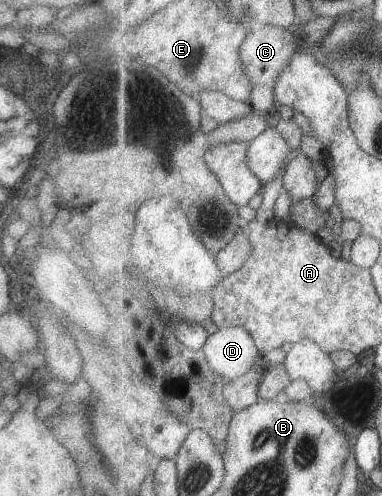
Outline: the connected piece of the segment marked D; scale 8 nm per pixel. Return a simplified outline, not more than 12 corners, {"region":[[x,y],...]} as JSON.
{"region":[[243,325],[210,334],[203,351],[223,381],[247,375],[259,357]]}

